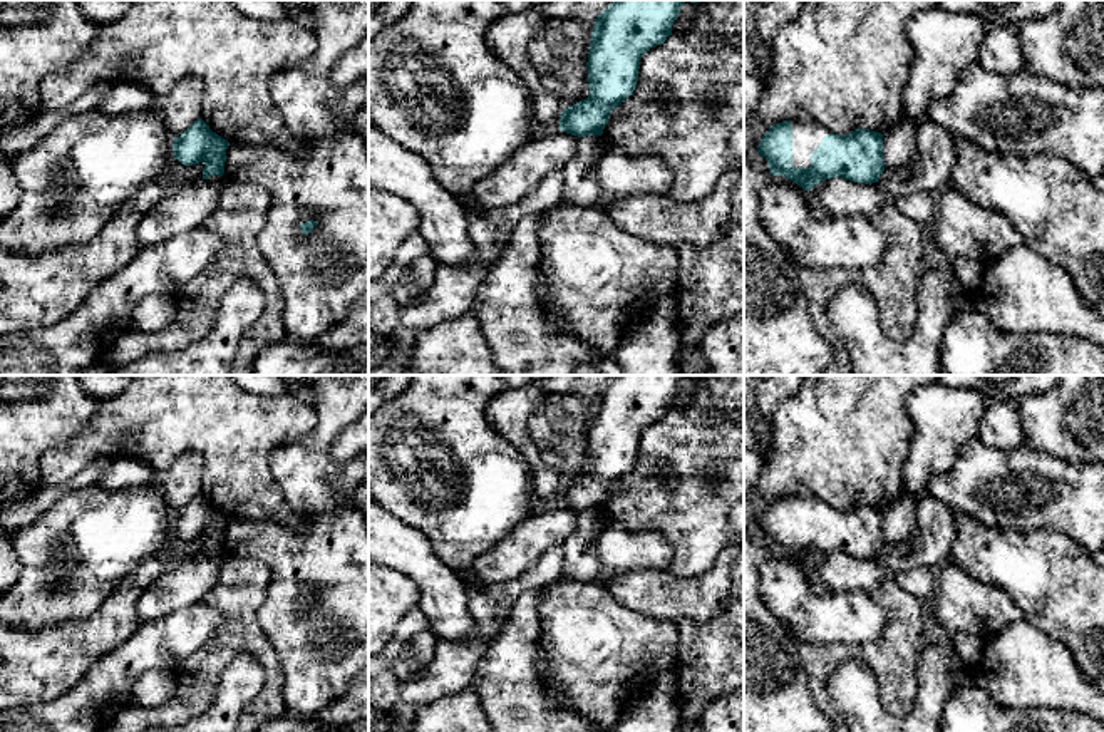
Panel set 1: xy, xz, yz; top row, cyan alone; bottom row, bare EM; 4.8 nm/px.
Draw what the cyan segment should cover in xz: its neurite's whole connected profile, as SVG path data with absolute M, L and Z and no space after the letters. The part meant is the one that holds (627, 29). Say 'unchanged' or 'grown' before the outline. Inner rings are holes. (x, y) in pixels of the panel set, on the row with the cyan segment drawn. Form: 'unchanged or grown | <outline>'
unchanged | M613 0L596 15L586 62L590 94L561 112L560 131L578 137L603 134L610 112L637 87L642 55L672 35L672 25L685 2L700 3L702 0Z

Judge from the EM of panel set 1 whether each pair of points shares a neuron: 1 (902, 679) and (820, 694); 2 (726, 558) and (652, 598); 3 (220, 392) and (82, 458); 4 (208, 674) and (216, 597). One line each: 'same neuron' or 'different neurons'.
1: same neuron
2: same neuron
3: same neuron
4: same neuron

